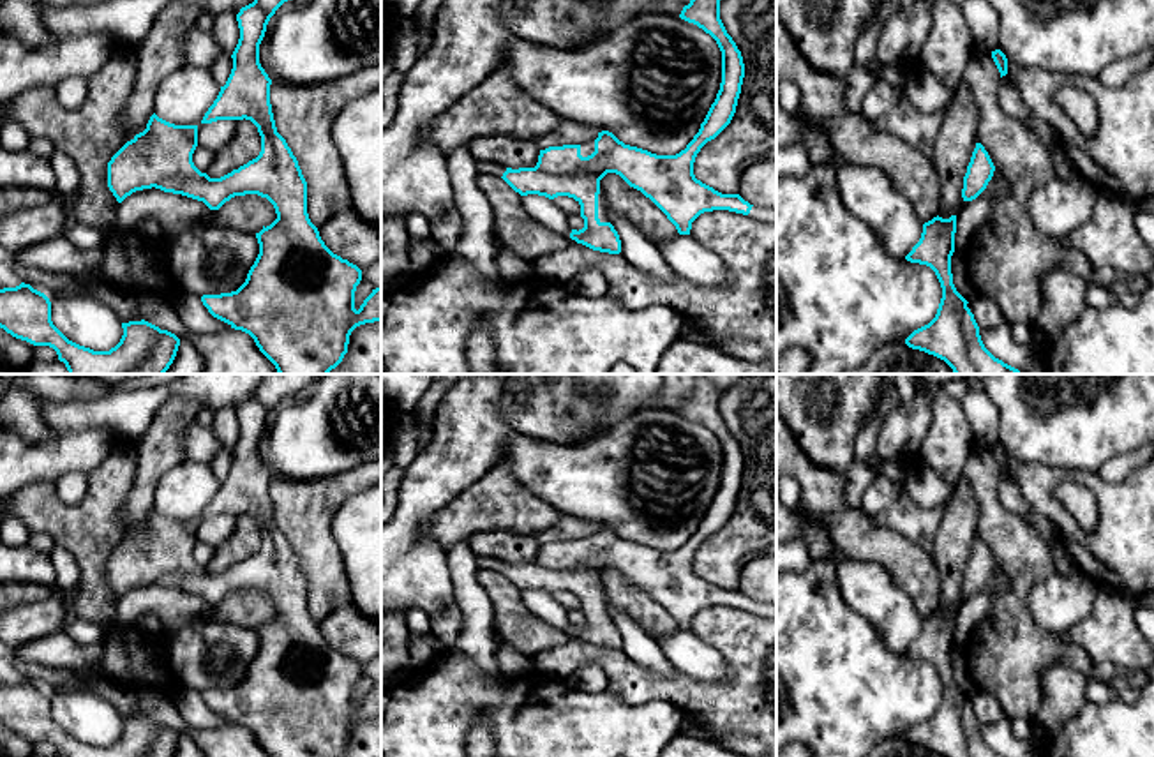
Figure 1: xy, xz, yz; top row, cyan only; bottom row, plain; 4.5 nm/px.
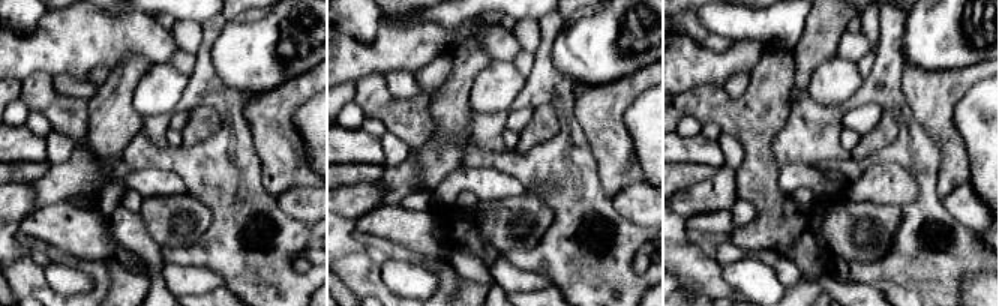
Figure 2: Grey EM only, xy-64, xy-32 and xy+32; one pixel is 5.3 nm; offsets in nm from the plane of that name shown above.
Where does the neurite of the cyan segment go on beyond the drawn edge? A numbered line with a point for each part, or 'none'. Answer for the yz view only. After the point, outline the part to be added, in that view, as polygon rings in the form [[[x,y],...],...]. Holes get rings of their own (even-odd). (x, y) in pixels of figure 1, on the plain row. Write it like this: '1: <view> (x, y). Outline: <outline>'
none

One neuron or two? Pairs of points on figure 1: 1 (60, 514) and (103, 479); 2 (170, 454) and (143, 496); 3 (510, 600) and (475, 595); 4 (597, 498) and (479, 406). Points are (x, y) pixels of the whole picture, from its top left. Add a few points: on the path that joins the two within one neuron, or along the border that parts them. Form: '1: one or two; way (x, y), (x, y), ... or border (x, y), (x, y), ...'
1: one; way (74, 514), (80, 514), (101, 493)
2: one; way (159, 464), (147, 477), (145, 486)
3: two; border (479, 567), (477, 579), (493, 606), (494, 632)
4: two; border (516, 433), (500, 461)

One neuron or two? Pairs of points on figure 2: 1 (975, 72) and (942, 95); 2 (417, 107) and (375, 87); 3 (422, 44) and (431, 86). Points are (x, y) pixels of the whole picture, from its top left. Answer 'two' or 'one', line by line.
1: one
2: one
3: two

